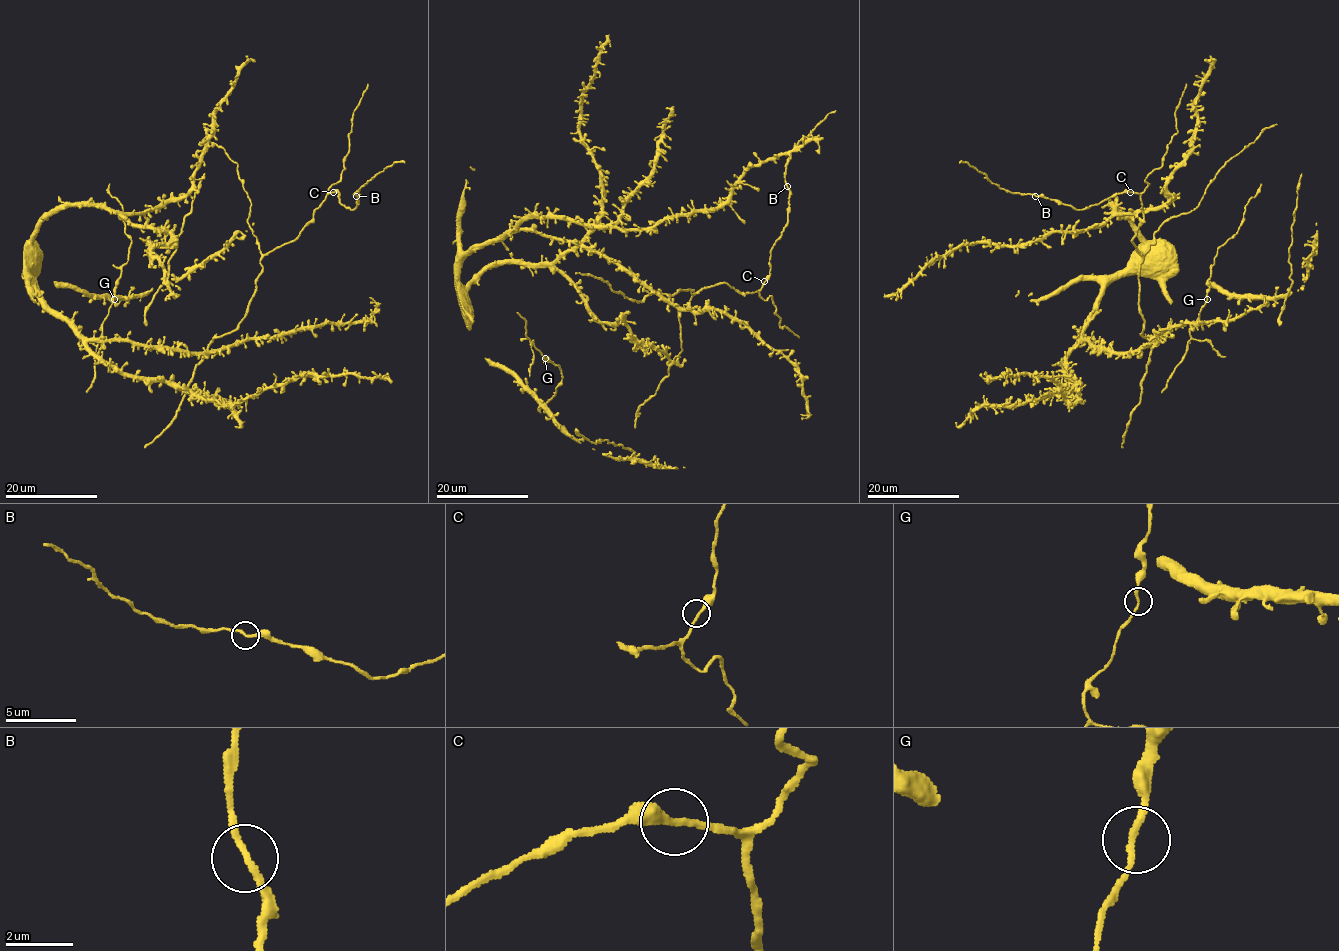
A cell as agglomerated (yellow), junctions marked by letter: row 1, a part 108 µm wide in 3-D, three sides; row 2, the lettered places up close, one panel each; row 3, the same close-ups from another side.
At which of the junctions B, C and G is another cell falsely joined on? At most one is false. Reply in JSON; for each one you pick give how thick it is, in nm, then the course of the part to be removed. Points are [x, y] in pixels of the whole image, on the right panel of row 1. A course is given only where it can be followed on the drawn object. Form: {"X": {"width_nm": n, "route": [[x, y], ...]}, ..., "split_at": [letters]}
{"split_at": []}

